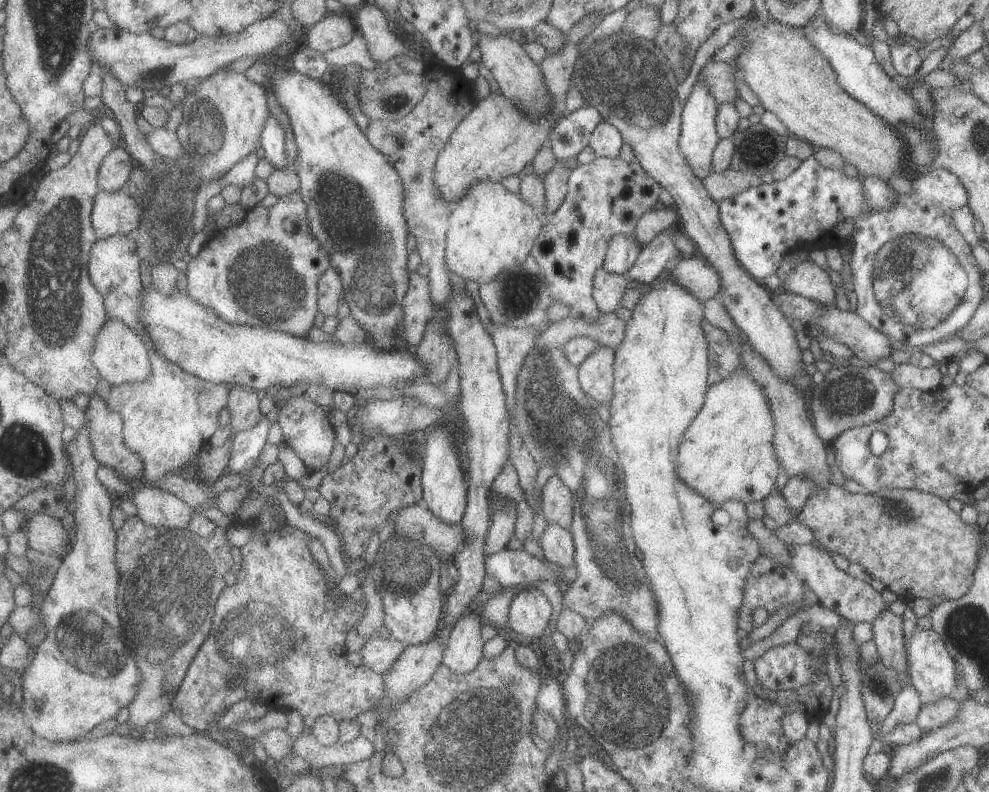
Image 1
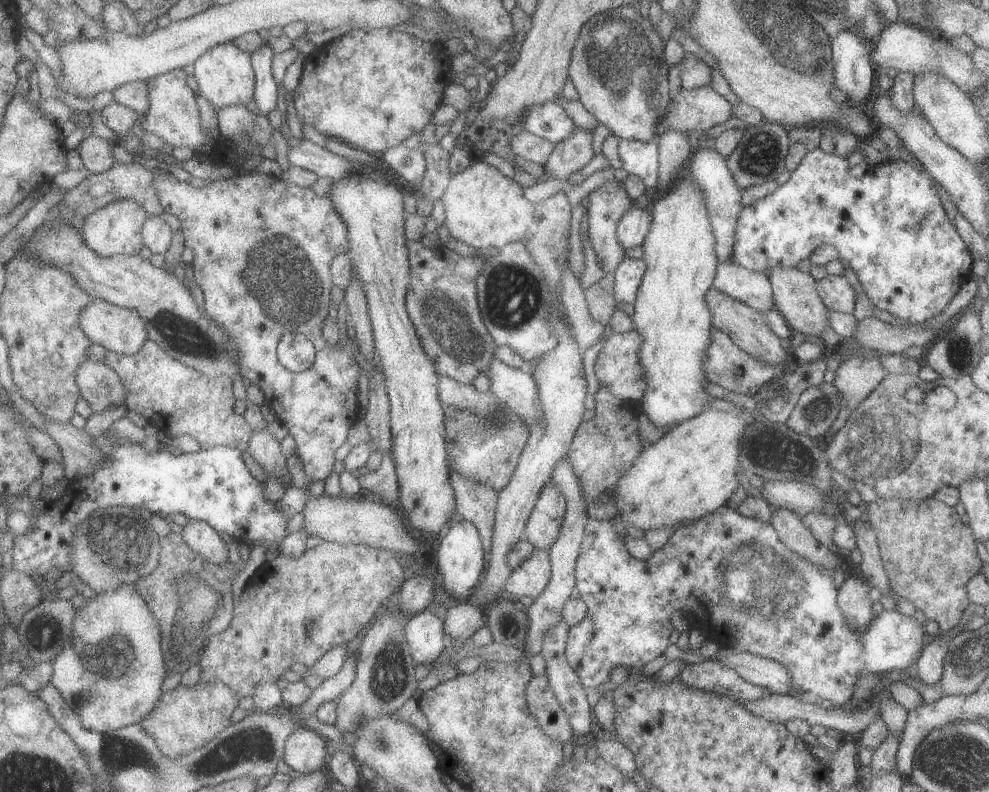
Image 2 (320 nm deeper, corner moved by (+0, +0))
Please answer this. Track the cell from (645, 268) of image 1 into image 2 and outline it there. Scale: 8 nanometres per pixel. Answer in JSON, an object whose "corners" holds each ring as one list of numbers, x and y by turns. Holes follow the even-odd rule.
{"corners":[[639,255,623,259,613,270,612,295,616,302,634,304,646,264]]}

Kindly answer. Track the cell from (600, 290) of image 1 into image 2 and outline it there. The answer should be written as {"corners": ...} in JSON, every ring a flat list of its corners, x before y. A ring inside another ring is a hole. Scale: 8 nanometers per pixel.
{"corners":[[607,180,597,186,587,195,586,214,588,216,588,237,596,255,597,265,604,272,615,270,624,259,624,248,616,237,616,226,621,215,628,209,633,201,627,195,623,180]]}

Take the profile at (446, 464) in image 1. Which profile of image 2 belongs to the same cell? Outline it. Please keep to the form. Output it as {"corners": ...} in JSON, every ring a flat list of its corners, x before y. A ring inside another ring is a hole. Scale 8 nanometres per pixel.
{"corners":[[462,519,447,529,445,536,439,540,437,570,441,574,443,588,450,598,463,601,467,596,471,596,484,574,483,553,477,529,469,521]]}

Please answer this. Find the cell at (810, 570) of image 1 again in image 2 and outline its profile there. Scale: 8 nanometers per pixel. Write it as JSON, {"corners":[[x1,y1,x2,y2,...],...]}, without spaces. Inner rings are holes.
{"corners":[[774,509,770,516,770,525,778,539,790,548,796,555,807,559,808,563,816,564,831,572,833,567,839,567,841,557,829,552,811,531,803,524,802,517,787,509]]}

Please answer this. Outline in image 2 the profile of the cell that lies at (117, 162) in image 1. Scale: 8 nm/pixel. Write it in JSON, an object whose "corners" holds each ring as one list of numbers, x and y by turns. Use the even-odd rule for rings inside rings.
{"corners":[[89,135,78,145,77,150,84,158,84,166,95,173,102,173,117,164,113,158,111,147,114,142,97,136]]}

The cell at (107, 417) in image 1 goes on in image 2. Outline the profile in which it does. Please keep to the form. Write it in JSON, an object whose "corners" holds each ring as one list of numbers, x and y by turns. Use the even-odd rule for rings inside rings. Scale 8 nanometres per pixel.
{"corners":[[87,360,78,366,78,383,82,396,91,406,93,414,102,413,107,409,118,407,126,402,127,391,119,373,105,361]]}

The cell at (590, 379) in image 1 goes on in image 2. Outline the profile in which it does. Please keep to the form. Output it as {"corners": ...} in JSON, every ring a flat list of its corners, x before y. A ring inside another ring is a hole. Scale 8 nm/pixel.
{"corners":[[633,328,629,332,613,333,604,342,594,362,594,374,599,384,606,386,613,398,621,401,639,402,646,389,646,380,642,377,642,366,638,352,642,336]]}

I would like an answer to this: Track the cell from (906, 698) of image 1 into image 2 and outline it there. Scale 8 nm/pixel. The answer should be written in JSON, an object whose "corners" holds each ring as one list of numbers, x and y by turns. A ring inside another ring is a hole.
{"corners":[[940,637,925,645,915,660,916,680,925,684,936,685,942,675,943,657,948,649,948,641]]}

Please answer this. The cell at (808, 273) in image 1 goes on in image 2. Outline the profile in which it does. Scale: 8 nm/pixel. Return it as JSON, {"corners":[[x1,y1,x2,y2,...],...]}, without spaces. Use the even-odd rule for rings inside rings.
{"corners":[[828,274,817,280,816,293,829,311,852,314,855,292,843,274]]}

